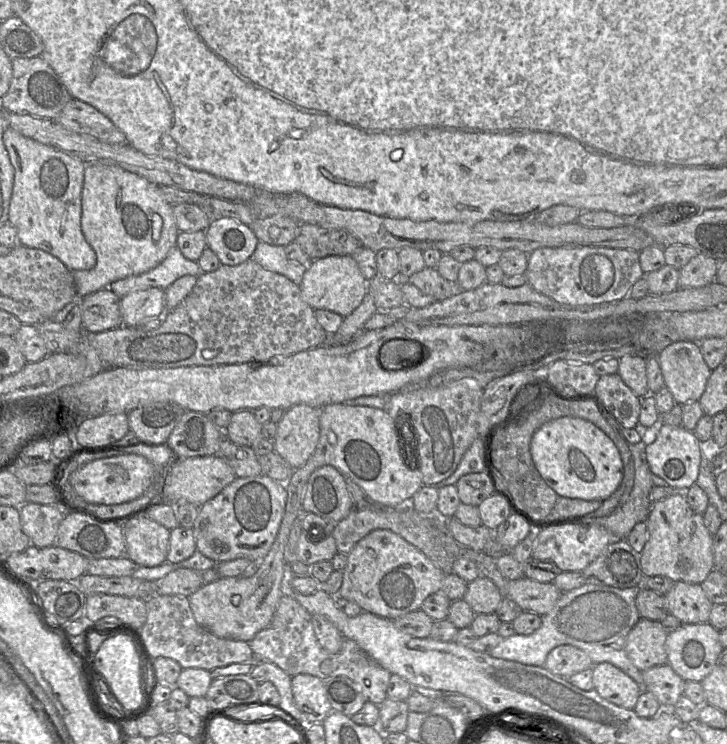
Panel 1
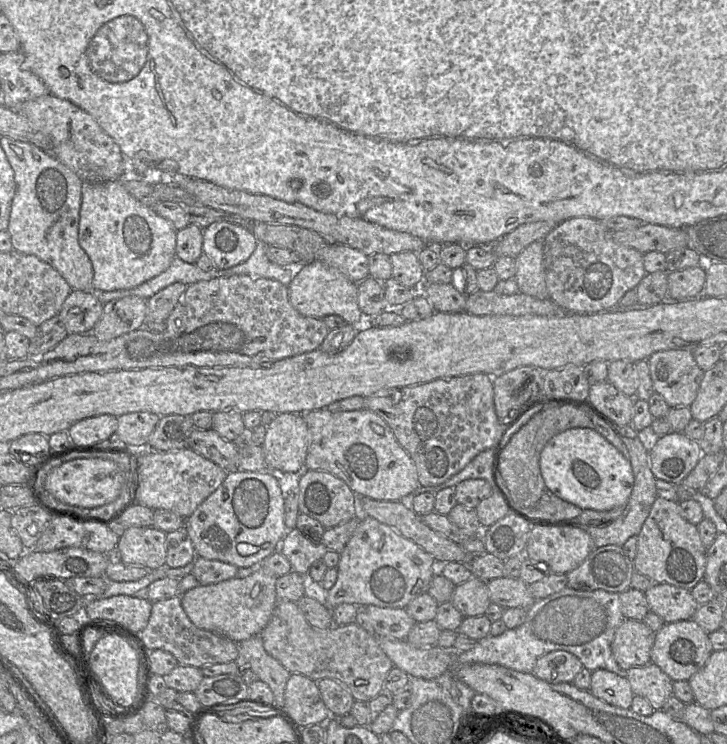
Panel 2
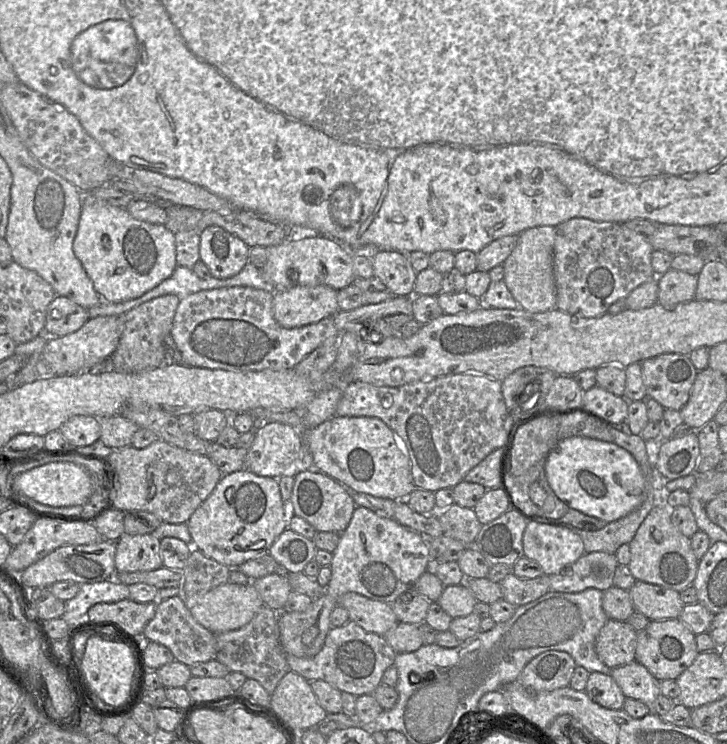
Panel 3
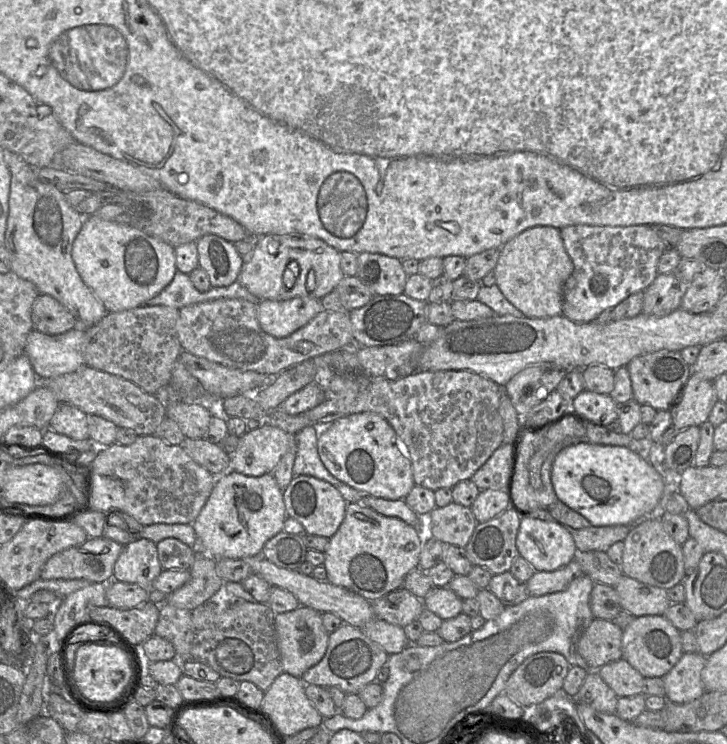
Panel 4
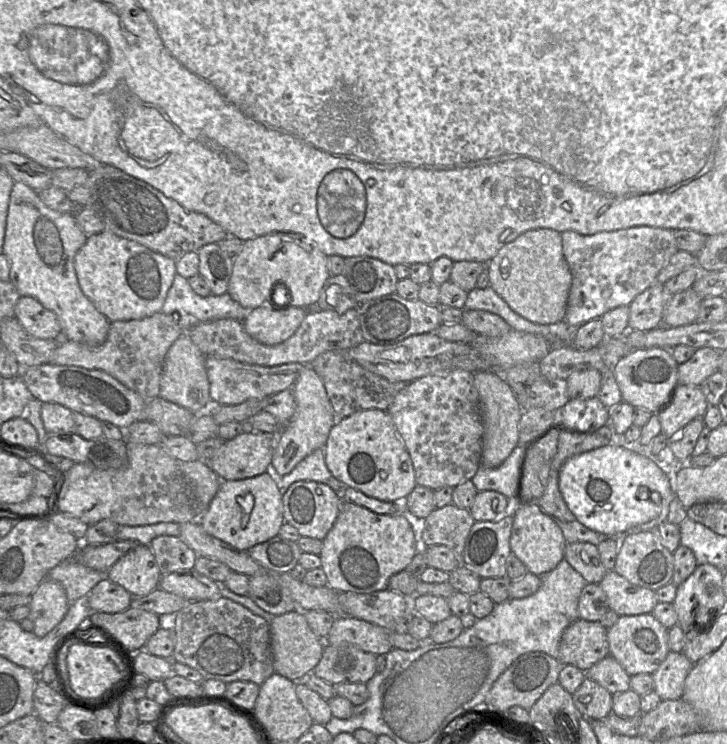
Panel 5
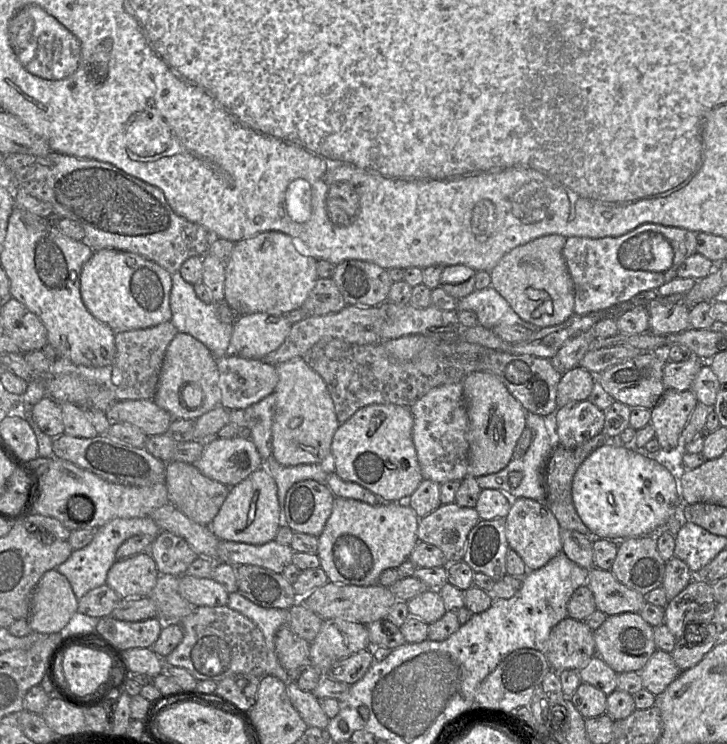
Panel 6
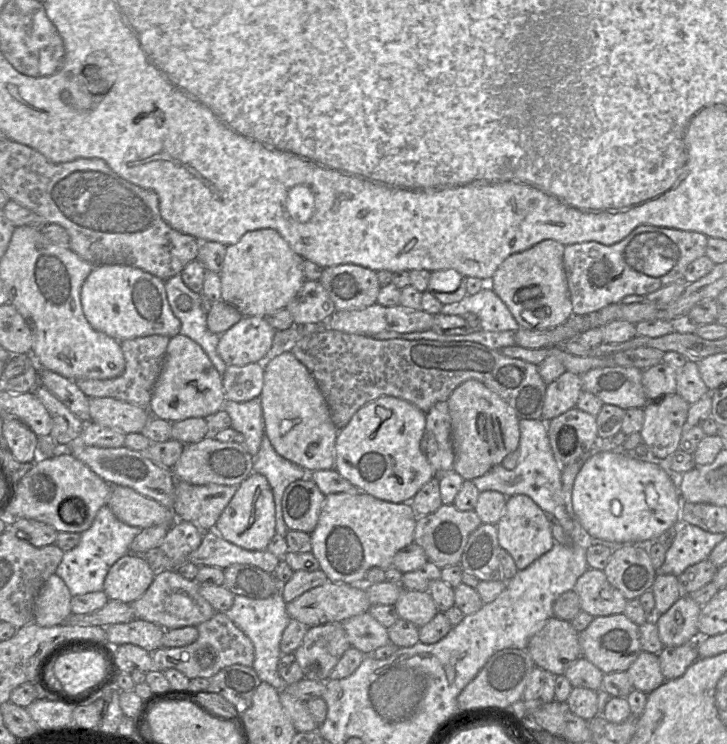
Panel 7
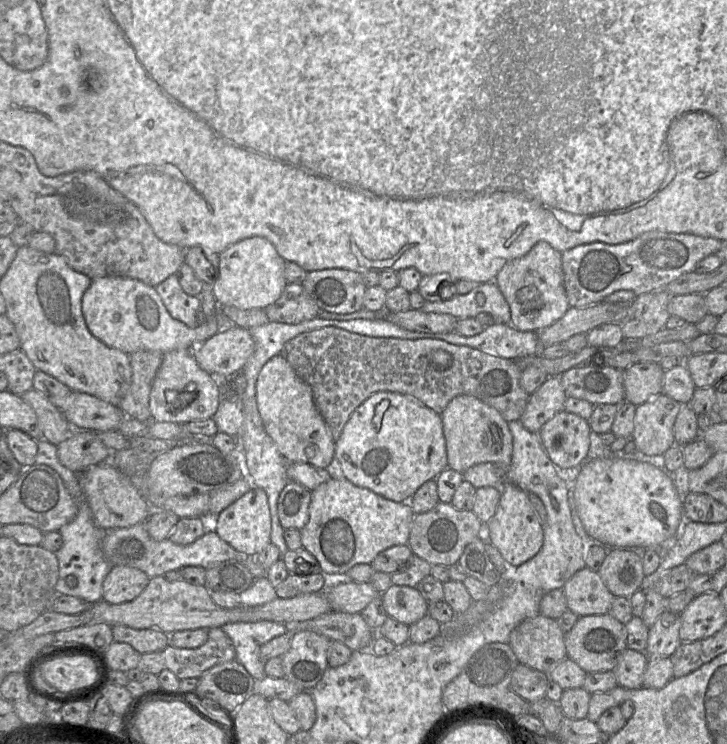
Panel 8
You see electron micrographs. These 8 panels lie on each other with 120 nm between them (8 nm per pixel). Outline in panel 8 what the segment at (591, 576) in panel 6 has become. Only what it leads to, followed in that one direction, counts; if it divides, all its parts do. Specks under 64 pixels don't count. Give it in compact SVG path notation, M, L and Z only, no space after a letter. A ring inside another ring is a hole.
M587 567L574 573L562 589L568 610L578 617L609 613L616 597L605 586L599 573Z

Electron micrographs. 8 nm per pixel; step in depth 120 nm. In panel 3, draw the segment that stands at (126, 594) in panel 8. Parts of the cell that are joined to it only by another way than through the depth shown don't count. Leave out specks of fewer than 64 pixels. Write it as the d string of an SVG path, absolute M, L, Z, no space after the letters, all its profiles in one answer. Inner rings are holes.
M151 533L123 534L116 541L117 572L151 571L163 567L160 541Z

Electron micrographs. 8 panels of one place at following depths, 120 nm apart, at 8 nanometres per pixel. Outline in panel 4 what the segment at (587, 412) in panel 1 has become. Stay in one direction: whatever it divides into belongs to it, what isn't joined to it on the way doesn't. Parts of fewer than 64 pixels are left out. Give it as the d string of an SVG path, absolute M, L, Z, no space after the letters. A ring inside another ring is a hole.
M565 417L540 433L526 433L520 446L512 486L512 499L515 505L521 509L548 510L552 504L557 502L559 499L551 483L553 460L563 448L581 442L587 442L586 424L572 417Z

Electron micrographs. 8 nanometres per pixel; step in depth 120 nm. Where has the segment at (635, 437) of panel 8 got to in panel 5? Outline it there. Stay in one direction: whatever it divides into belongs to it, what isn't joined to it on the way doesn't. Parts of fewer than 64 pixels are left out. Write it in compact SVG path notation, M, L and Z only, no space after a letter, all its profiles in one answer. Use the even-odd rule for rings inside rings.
M678 384L667 408L657 412L661 433L673 439L685 425L695 418L703 418L709 404L699 385Z

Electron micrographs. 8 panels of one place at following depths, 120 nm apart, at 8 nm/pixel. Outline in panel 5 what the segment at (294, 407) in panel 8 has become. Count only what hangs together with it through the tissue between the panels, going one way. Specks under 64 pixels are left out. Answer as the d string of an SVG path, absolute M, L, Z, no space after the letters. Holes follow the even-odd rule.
M305 365L291 388L296 409L275 440L272 465L280 475L289 474L295 466L314 450L324 448L331 428L338 421L320 376Z

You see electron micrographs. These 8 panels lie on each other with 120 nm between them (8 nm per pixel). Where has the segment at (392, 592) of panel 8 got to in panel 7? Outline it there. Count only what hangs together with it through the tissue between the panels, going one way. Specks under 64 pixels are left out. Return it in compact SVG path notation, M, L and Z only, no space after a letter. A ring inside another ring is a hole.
M404 589L394 605L400 619L411 621L418 627L427 624L439 612L432 596L428 591Z

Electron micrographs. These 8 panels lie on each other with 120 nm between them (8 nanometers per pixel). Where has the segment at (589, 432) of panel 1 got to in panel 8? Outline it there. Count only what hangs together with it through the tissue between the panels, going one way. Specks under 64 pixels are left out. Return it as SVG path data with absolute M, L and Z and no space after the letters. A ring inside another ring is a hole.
M620 458L585 461L578 475L574 502L586 533L615 546L648 547L675 533L680 501L670 478L656 465Z

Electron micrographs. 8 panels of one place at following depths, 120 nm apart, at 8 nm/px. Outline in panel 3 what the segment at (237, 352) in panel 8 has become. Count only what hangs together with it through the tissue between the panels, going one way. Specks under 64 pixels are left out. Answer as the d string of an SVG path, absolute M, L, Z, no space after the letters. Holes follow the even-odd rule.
M327 285L274 290L273 316L286 329L317 323L339 311L337 290Z

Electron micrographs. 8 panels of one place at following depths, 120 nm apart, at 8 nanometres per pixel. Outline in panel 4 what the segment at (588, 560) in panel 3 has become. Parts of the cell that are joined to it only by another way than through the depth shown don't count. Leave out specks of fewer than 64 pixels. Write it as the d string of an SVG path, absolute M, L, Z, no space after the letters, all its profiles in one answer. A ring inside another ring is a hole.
M573 559L566 566L551 572L534 572L525 583L530 596L541 596L564 590L581 574L580 565Z

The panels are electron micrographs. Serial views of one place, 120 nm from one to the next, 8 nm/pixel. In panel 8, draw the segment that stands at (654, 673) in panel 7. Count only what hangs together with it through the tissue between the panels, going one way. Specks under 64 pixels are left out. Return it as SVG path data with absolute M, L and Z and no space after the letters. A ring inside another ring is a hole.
M626 648L612 669L619 686L628 689L643 687L643 674L648 663L645 652Z

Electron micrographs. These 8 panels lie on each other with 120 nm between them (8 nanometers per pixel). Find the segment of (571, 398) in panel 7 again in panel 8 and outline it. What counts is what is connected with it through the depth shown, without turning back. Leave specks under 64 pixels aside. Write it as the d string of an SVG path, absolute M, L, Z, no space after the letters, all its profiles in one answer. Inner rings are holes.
M549 377L530 395L519 420L527 430L538 433L547 421L564 410L566 399L560 377Z

